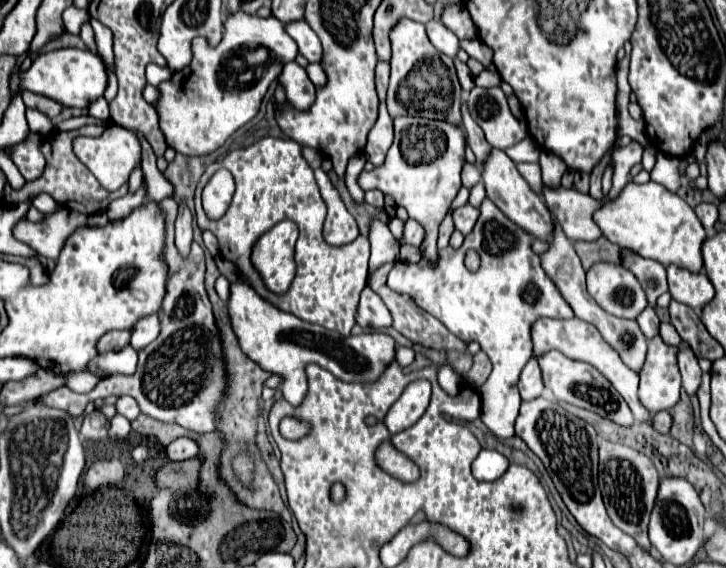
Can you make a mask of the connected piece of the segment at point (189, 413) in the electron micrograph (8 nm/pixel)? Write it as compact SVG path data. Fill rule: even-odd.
M167 198L159 202L165 222L165 248L163 258L167 262L167 292L159 310L161 332L145 348L139 350L139 368L133 376L111 376L101 380L89 394L89 402L107 396L129 394L137 400L141 414L155 418L159 422L177 422L191 432L213 432L217 424L217 402L223 398L225 390L225 366L223 350L219 340L219 330L211 312L211 302L207 298L203 276L205 276L205 254L203 248L193 244L191 254L181 258L174 244L174 224L177 218L177 202Z

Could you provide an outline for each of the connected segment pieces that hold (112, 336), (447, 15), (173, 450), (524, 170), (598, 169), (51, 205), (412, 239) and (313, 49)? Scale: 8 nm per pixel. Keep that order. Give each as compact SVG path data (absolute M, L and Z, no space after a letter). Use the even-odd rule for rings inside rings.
M123 330L123 332L109 332L109 334L103 334L103 338L99 338L99 346L97 346L97 350L99 352L105 352L105 350L119 350L119 348L123 348L123 346L127 346L129 344L129 338L131 338L131 332L127 330Z
M445 4L441 12L441 22L457 34L459 40L477 38L477 26L473 24L467 8L463 4Z
M177 438L165 448L165 454L171 462L181 462L181 460L191 460L199 452L199 446L191 438Z
M518 163L517 169L523 178L527 180L527 184L541 196L543 182L540 165L538 163Z
M607 152L607 154L605 154L605 158L595 166L595 170L590 174L589 196L596 200L601 200L604 197L601 180L603 170L605 170L605 168L607 168L607 164L609 164L609 158L611 158L611 152Z
M41 192L41 194L37 194L37 196L33 198L33 206L35 206L39 212L43 212L43 214L51 214L57 204L53 202L53 198L51 198L49 194Z
M407 220L405 222L405 228L403 228L403 240L401 242L419 246L421 240L423 240L423 234L425 234L425 230L415 220Z
M295 20L291 24L285 24L287 34L297 42L299 54L303 54L309 62L319 62L321 60L321 46L317 34L307 26L305 20ZM293 26L293 28L291 28Z

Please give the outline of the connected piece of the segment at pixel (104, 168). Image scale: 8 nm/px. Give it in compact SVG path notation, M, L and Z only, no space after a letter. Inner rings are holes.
M115 124L109 126L99 138L85 138L85 136L75 138L73 146L75 146L77 158L93 172L93 176L99 180L99 184L105 190L115 190L127 184L133 168L141 164L141 140L133 130L125 130Z

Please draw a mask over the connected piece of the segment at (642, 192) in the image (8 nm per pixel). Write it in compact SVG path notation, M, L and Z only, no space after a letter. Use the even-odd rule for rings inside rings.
M629 182L615 202L609 202L595 212L595 222L609 242L627 248L643 258L657 260L665 268L669 264L675 264L687 268L689 272L703 270L701 246L707 240L705 228L693 208L661 184Z

